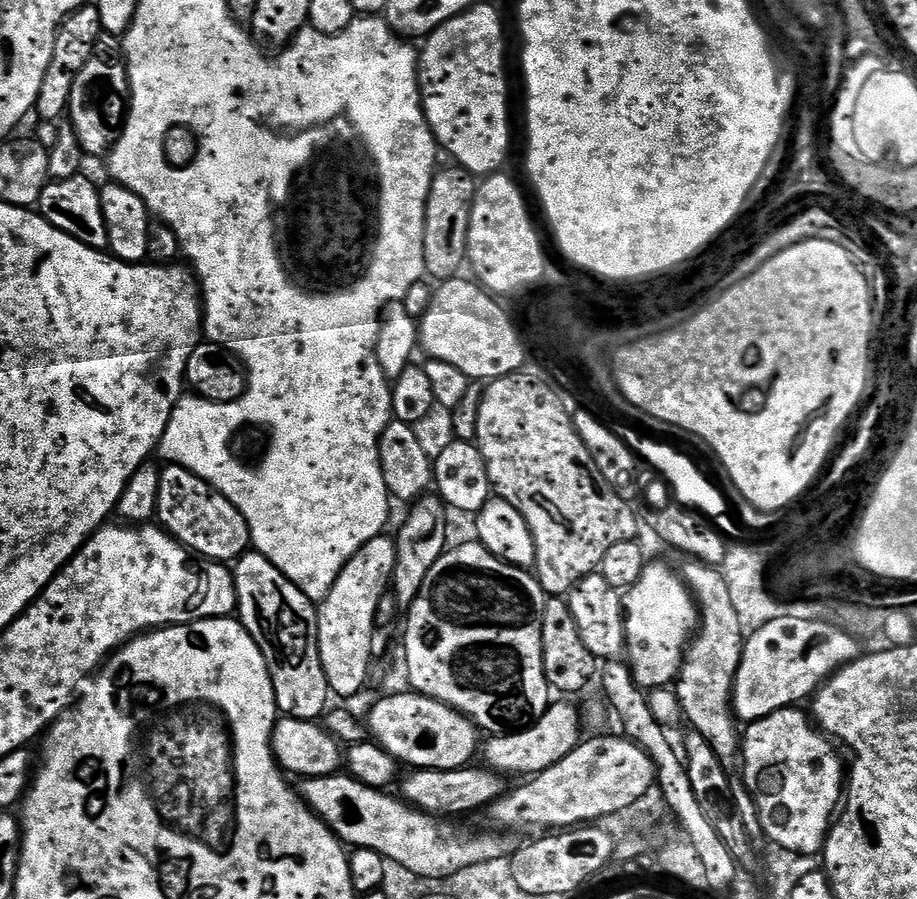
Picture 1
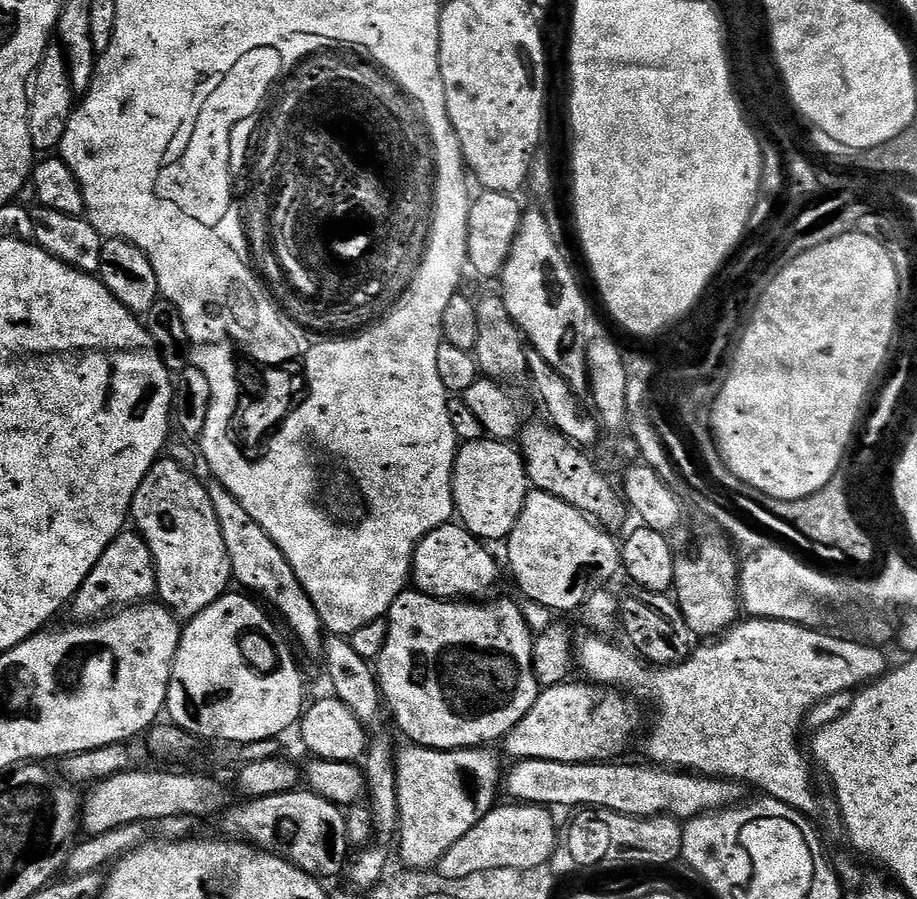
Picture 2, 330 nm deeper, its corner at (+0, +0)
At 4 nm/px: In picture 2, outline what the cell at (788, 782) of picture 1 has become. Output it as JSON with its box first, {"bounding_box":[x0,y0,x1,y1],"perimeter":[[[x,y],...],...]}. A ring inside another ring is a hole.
{"bounding_box":[502,760,741,822],"perimeter":[[[518,760],[511,766],[512,769],[507,769],[506,775],[502,780],[502,788],[506,793],[508,791],[507,799],[512,802],[519,802],[521,804],[539,804],[549,810],[557,810],[556,808],[572,808],[571,810],[583,810],[586,808],[605,808],[606,810],[614,810],[618,814],[626,814],[627,816],[639,816],[641,818],[651,818],[653,816],[675,816],[681,822],[687,822],[693,816],[700,815],[701,812],[714,812],[721,808],[726,808],[735,805],[741,799],[739,783],[717,778],[714,776],[701,776],[683,770],[673,770],[667,766],[653,766],[651,763],[643,762],[644,764],[612,764],[616,762],[589,762],[586,764],[571,764],[570,762],[554,762],[553,760]]]}

